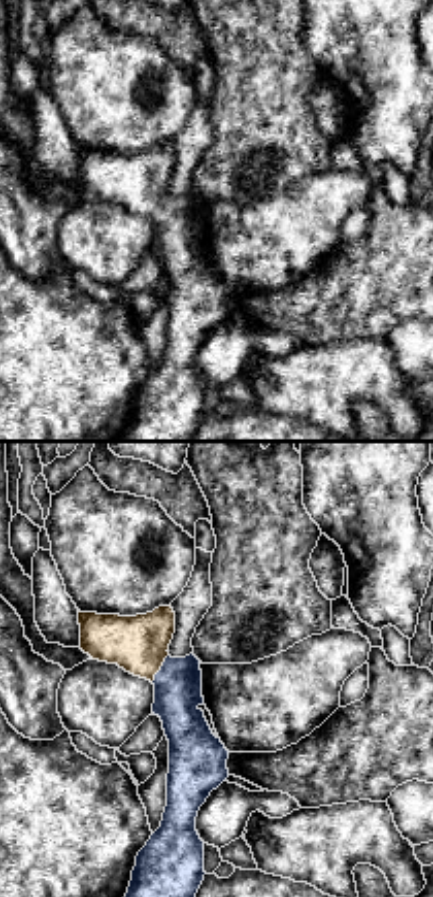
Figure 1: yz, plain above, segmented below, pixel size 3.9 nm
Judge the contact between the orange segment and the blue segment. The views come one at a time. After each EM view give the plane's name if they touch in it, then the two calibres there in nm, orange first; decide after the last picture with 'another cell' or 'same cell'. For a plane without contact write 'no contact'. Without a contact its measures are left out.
yz | 220/190 nm

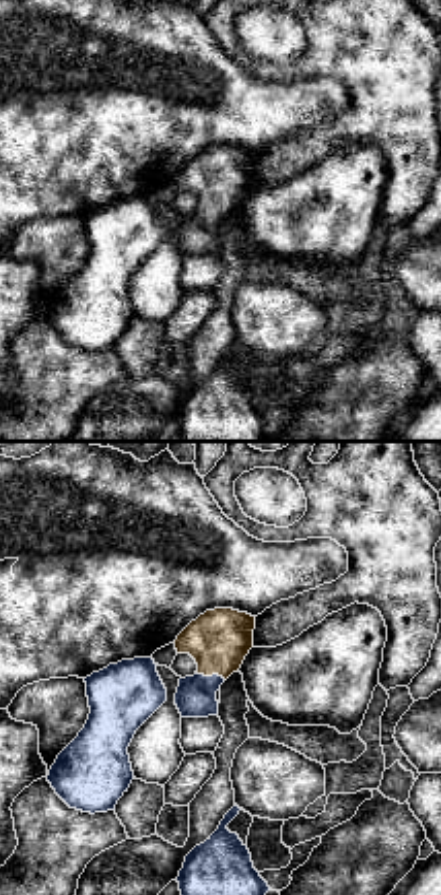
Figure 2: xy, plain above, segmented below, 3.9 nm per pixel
xy | 240/160 nm

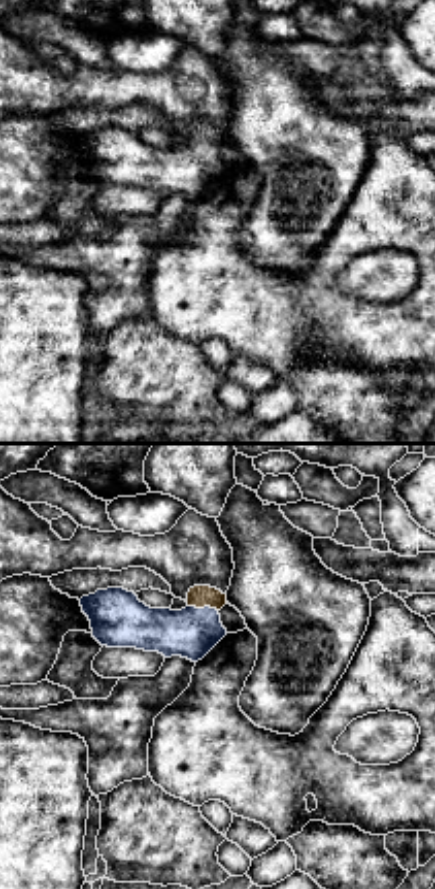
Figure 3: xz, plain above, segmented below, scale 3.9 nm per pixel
xz | 90/190 nm

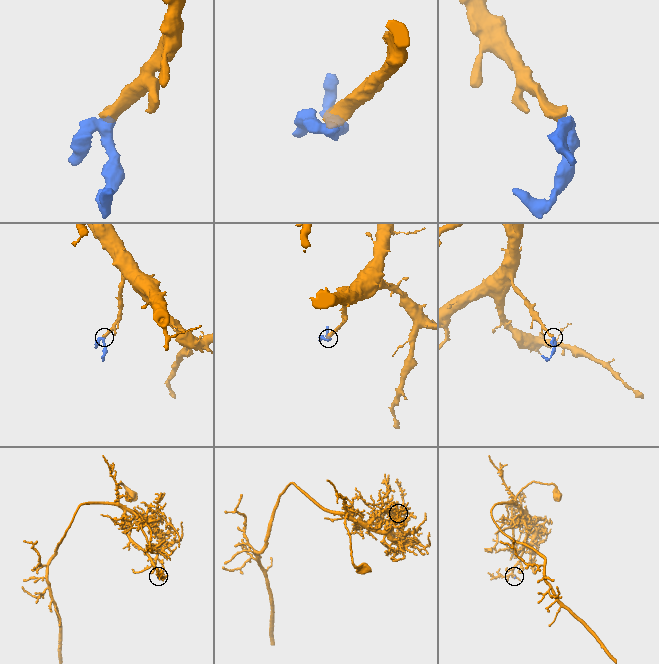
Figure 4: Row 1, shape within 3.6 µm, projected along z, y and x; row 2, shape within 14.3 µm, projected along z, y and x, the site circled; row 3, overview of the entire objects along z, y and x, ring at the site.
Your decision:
same cell

